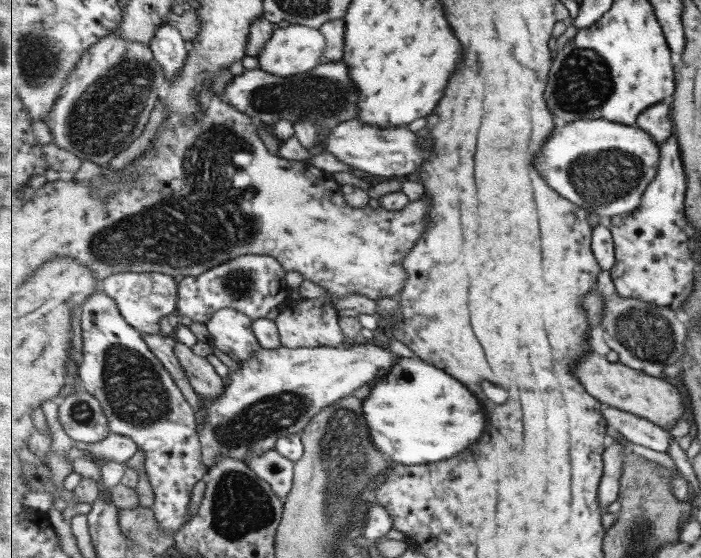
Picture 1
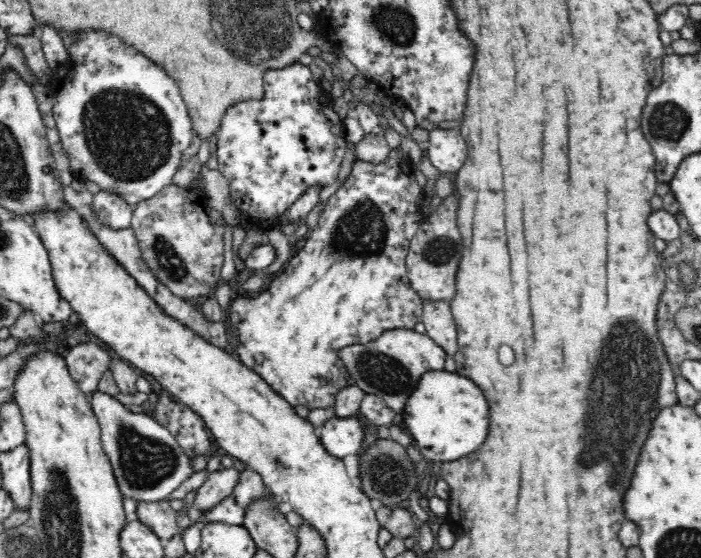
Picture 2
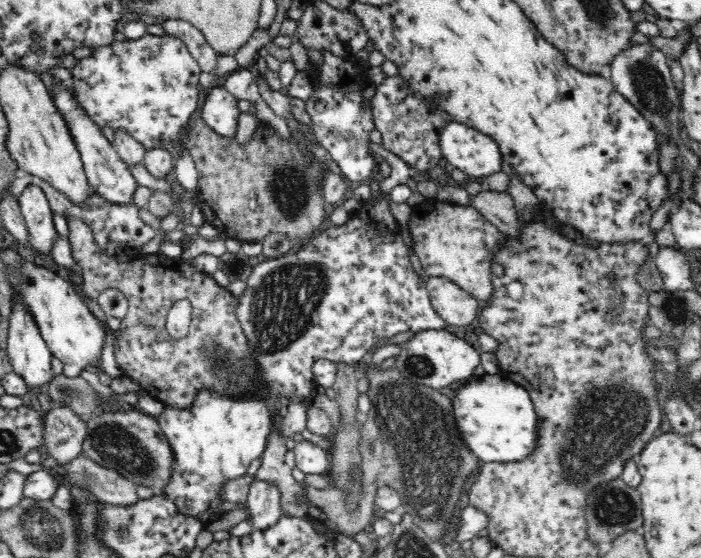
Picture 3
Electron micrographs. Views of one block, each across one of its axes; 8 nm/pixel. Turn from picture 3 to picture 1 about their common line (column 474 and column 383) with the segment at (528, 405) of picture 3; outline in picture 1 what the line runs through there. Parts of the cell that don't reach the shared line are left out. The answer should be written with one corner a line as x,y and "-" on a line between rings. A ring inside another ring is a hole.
403,357
383,378
371,386
373,392
365,400
365,418
375,446
393,463
426,465
451,458
485,432
487,418
477,398
457,378
419,357

